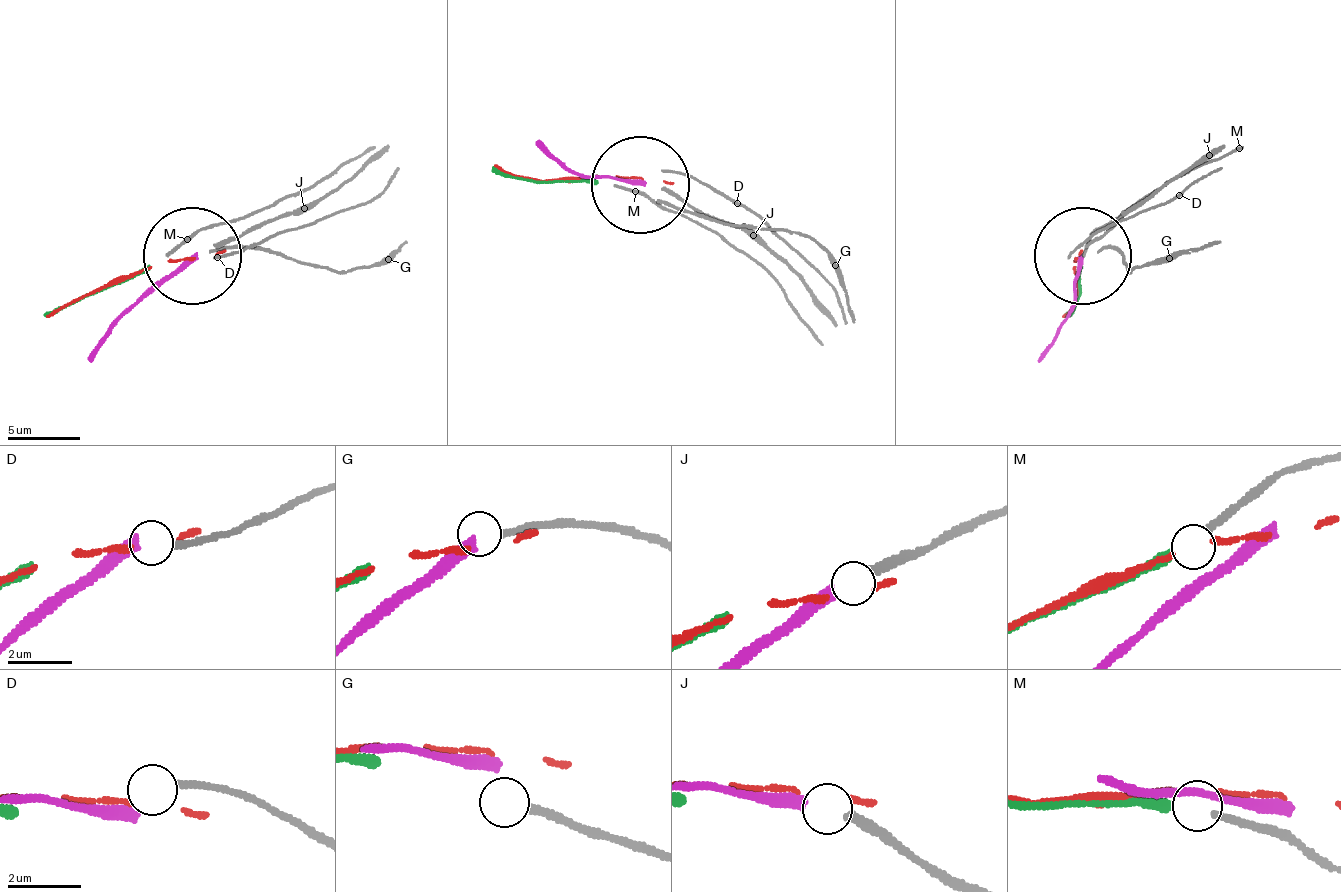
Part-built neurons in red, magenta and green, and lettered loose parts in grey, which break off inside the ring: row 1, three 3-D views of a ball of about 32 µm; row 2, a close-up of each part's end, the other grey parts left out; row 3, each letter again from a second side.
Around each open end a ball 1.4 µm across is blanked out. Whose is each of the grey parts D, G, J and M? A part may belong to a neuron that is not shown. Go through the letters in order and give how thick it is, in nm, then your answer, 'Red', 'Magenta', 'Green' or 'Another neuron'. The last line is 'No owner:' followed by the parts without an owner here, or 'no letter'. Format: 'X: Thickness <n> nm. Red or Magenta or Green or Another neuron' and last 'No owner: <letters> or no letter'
D: Thickness 170 nm. Another neuron
G: Thickness 200 nm. Another neuron
J: Thickness 240 nm. Magenta
M: Thickness 200 nm. Green
No owner: D, G

